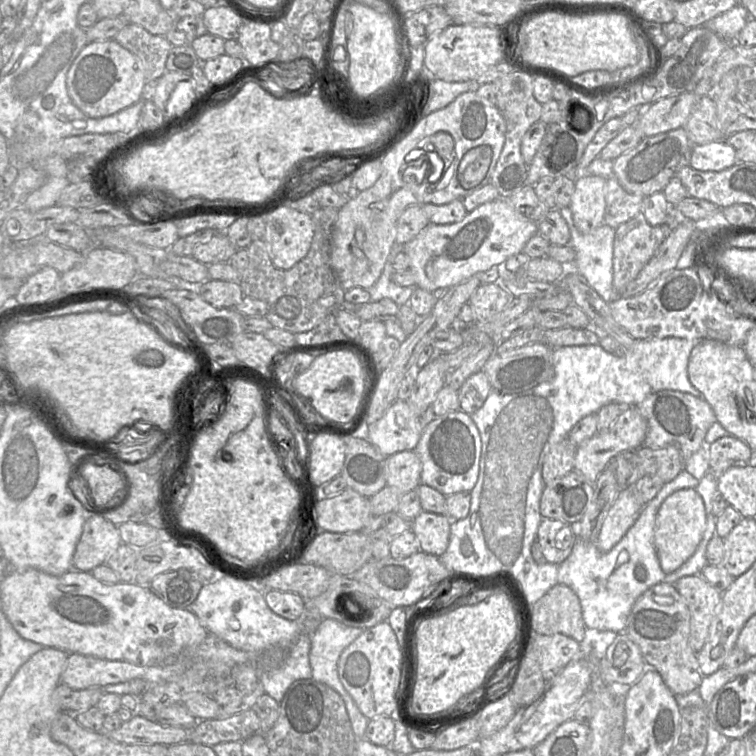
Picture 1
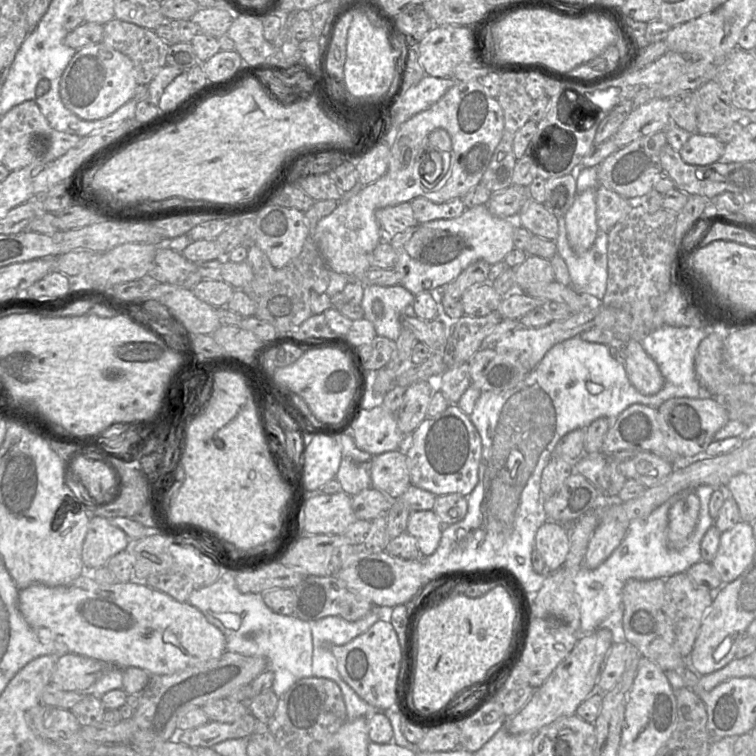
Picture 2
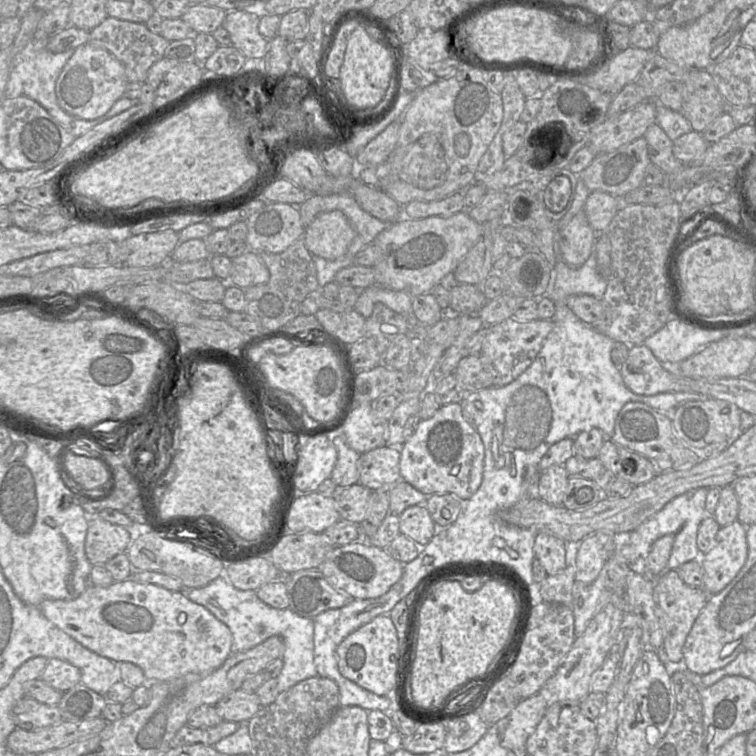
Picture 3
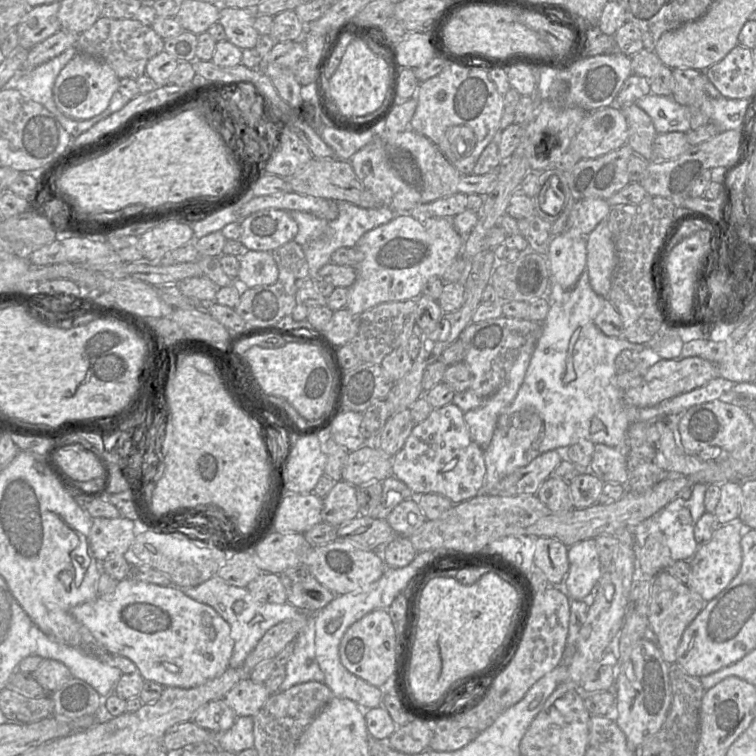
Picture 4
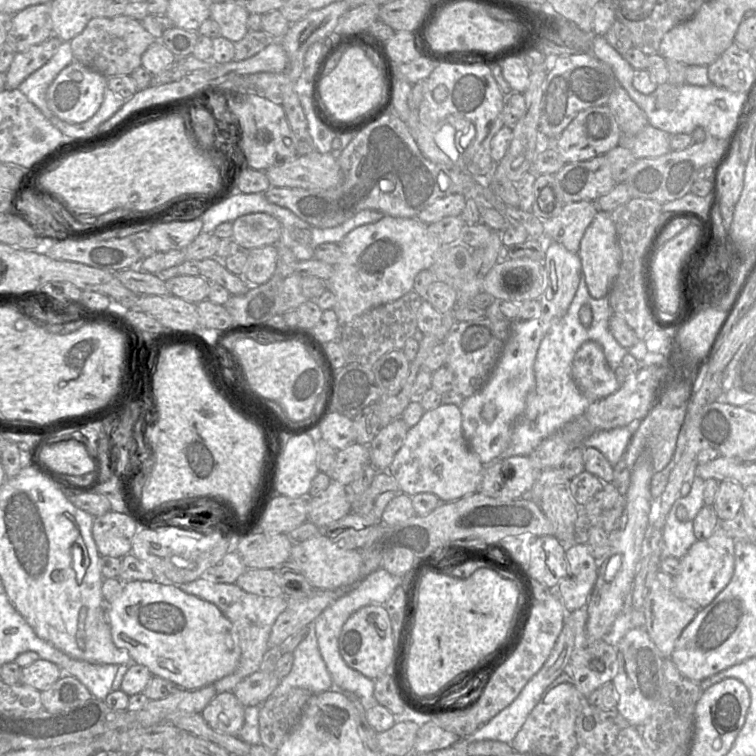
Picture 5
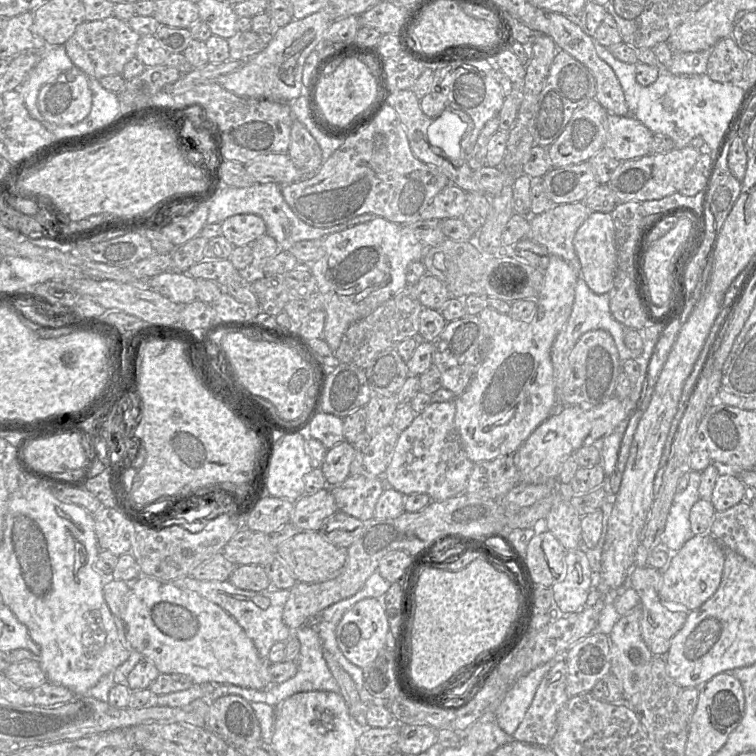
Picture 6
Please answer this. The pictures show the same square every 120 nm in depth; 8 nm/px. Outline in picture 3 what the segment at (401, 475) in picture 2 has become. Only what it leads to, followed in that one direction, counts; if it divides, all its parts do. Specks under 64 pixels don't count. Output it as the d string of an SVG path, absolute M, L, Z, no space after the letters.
M385 445L361 454L358 483L371 490L389 491L402 480L399 463L399 447Z

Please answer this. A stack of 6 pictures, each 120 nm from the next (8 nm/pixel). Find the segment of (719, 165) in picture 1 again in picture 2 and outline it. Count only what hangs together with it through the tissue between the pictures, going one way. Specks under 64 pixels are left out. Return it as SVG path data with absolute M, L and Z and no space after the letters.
M692 133L679 151L681 158L690 165L709 165L720 161L724 153L723 144L714 135Z

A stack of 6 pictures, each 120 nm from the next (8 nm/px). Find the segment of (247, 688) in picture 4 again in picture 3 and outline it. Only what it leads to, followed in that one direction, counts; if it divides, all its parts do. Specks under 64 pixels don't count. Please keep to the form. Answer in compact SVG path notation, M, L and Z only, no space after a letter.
M238 689L222 698L215 708L224 721L246 723L260 710L261 704L255 693Z

